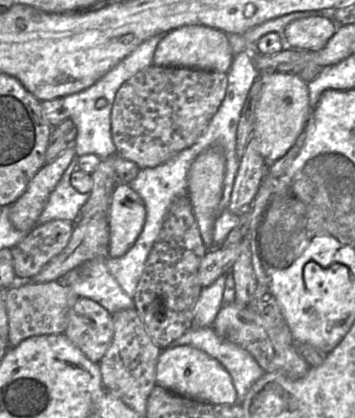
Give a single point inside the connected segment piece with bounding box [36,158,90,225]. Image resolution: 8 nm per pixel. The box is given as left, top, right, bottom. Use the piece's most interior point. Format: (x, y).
(64, 203)

